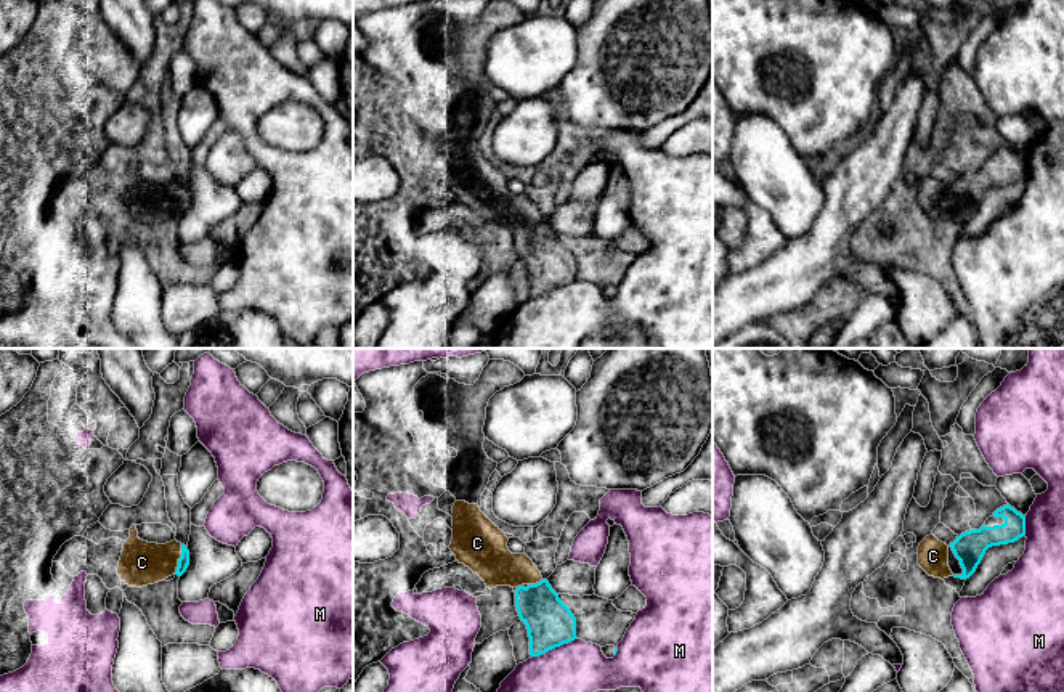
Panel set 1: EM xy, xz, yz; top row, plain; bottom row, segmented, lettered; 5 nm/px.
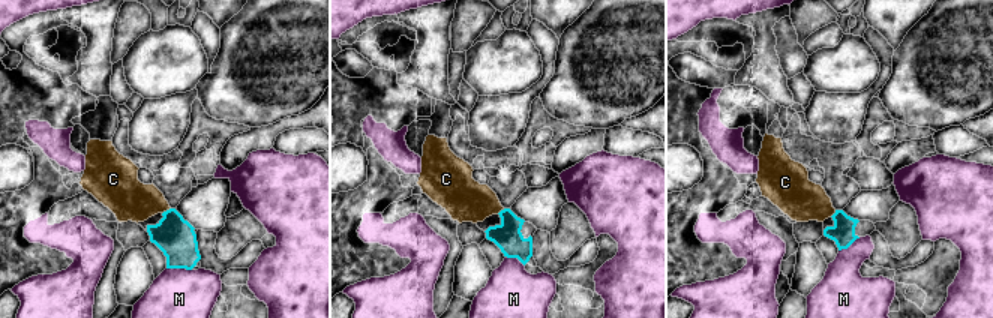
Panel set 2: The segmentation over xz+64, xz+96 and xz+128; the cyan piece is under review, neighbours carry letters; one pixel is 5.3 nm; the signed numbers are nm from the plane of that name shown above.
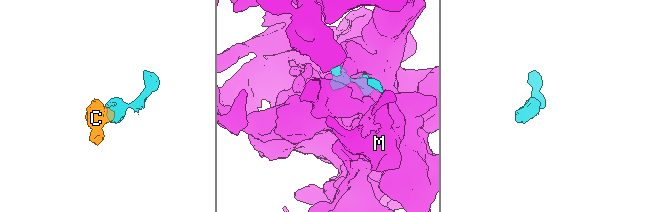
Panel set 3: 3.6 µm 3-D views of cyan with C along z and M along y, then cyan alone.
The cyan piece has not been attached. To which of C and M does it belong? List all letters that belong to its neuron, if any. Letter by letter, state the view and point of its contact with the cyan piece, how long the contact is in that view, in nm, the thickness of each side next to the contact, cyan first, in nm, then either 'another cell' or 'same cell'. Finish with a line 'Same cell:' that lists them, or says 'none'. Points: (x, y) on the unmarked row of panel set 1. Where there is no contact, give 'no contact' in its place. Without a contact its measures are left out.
C: xy (178, 199) | 160 nm | 60/220 nm | same cell
M: xz (554, 288) | 260 nm | 240/380 nm | another cell
Same cell: C

